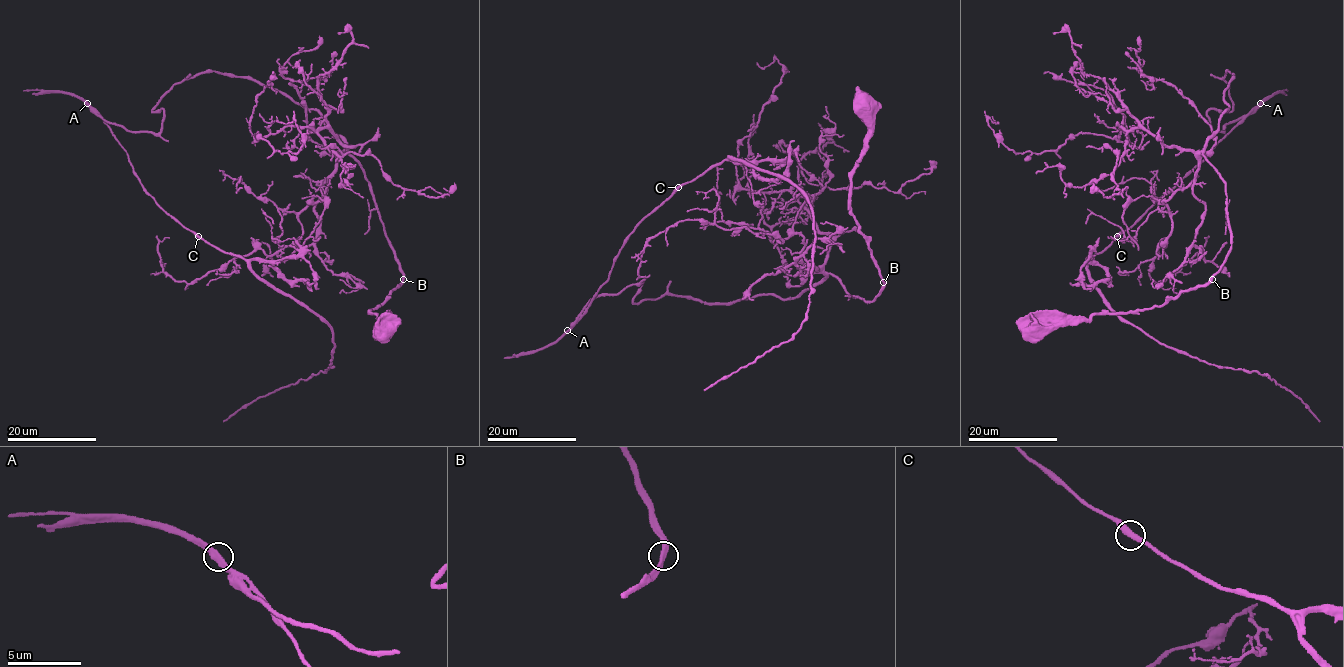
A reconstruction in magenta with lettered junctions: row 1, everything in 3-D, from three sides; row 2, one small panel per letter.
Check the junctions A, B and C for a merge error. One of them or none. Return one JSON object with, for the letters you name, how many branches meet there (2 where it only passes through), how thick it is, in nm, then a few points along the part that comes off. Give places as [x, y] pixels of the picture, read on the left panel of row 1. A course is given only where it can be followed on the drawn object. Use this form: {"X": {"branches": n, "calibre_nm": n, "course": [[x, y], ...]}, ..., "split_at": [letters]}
{"A": {"branches": 2, "calibre_nm": 400, "course": [[87, 103], [169, 214], [240, 255], [332, 329], [326, 370], [259, 396], [223, 422]]}, "split_at": ["A"]}

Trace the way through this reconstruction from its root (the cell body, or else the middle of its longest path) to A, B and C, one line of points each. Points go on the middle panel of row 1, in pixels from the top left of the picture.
A: (862, 108), (850, 209), (883, 281), (871, 301), (829, 273), (785, 299), (635, 303), (645, 278), (568, 330)
B: (862, 108), (861, 119), (868, 134), (866, 152), (856, 164), (851, 178), (850, 209), (883, 282)
C: (862, 108), (871, 301), (829, 273), (635, 303), (645, 278), (586, 309), (678, 187)

